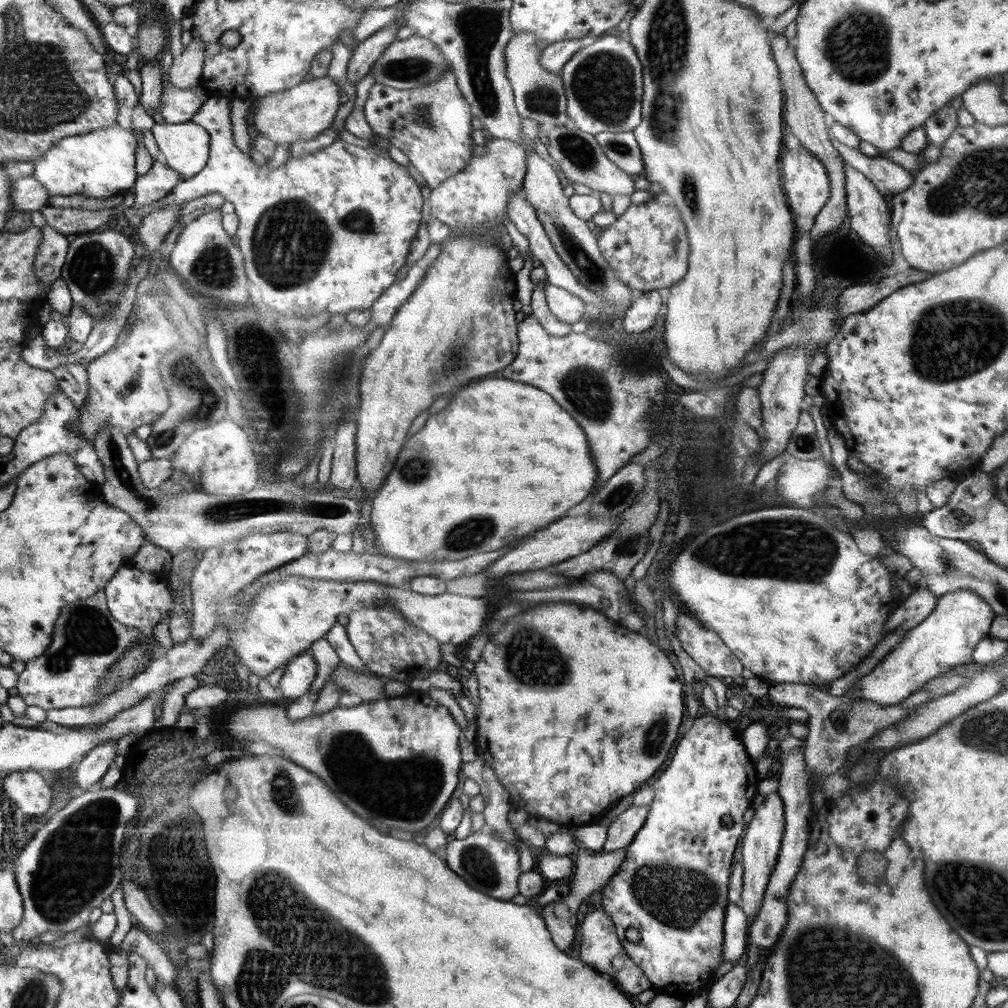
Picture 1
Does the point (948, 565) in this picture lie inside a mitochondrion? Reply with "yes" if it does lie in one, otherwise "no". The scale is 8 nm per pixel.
yes

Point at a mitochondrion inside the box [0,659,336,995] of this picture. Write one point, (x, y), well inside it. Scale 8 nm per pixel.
(76, 868)

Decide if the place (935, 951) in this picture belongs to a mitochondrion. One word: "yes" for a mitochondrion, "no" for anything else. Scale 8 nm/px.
no

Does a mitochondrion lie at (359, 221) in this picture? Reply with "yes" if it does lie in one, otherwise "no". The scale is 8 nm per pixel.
yes

